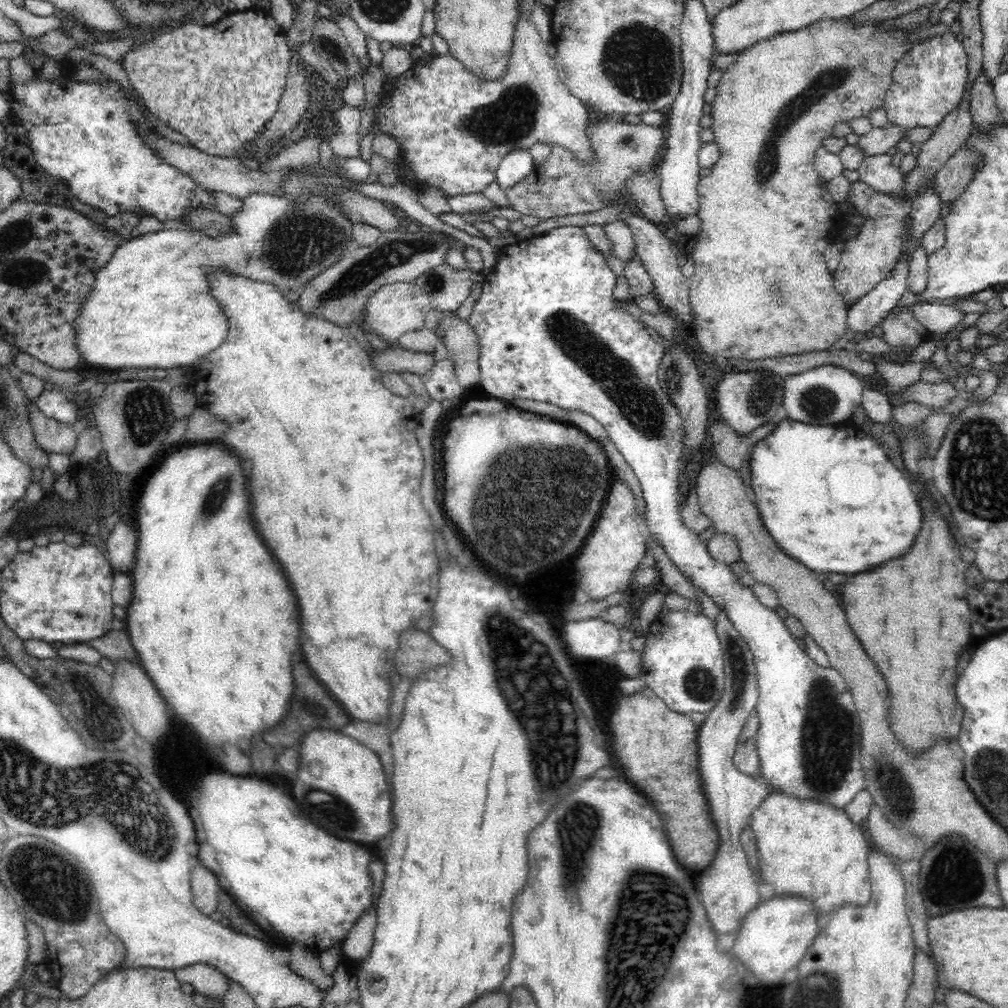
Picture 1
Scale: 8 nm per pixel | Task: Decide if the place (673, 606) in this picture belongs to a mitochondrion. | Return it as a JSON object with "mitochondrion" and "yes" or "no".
{"mitochondrion":"no"}

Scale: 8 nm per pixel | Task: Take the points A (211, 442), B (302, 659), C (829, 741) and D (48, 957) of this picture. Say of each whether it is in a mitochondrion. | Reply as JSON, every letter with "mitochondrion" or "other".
{"A":"other","B":"other","C":"mitochondrion","D":"other"}

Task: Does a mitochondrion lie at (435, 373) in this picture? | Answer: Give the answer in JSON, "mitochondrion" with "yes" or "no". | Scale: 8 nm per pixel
{"mitochondrion":"no"}

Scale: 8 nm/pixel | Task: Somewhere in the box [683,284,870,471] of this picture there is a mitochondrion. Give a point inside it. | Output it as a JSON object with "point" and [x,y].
{"point":[817,402]}

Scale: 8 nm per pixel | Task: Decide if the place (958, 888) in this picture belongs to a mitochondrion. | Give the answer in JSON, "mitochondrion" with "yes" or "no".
{"mitochondrion":"yes"}

